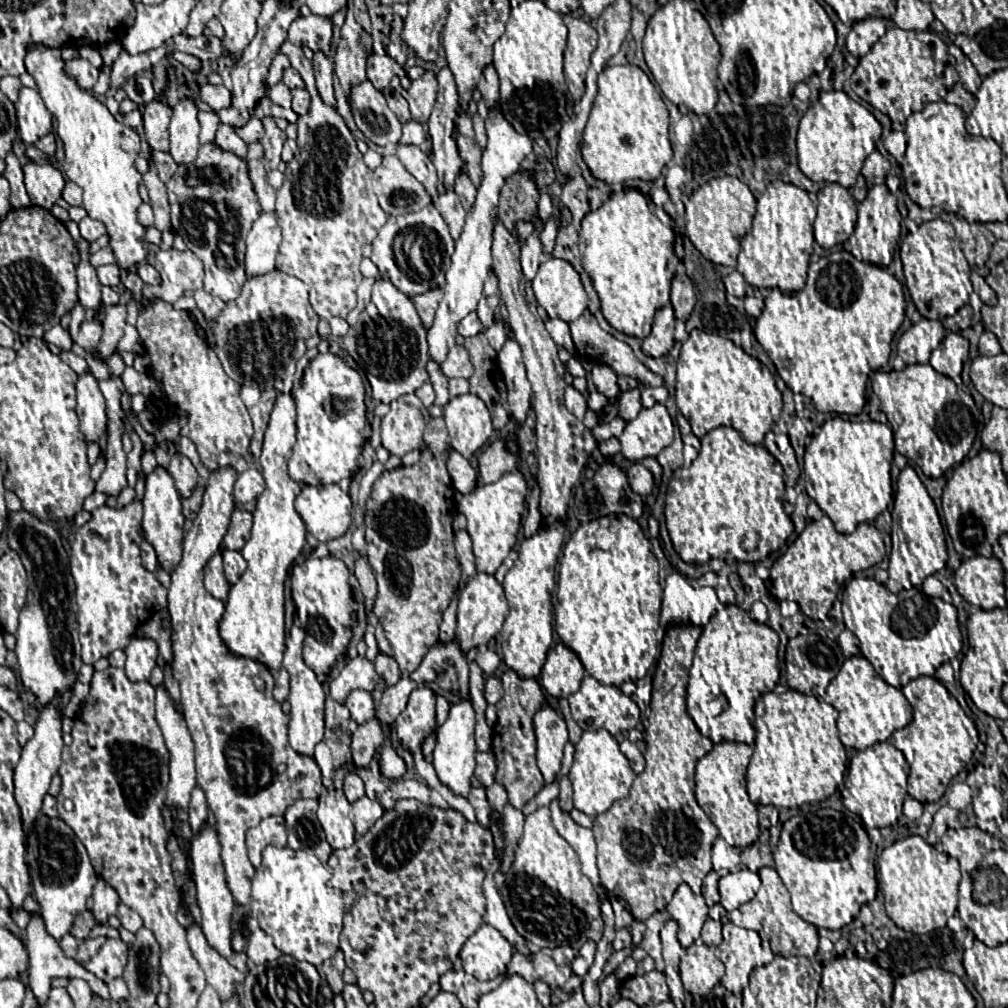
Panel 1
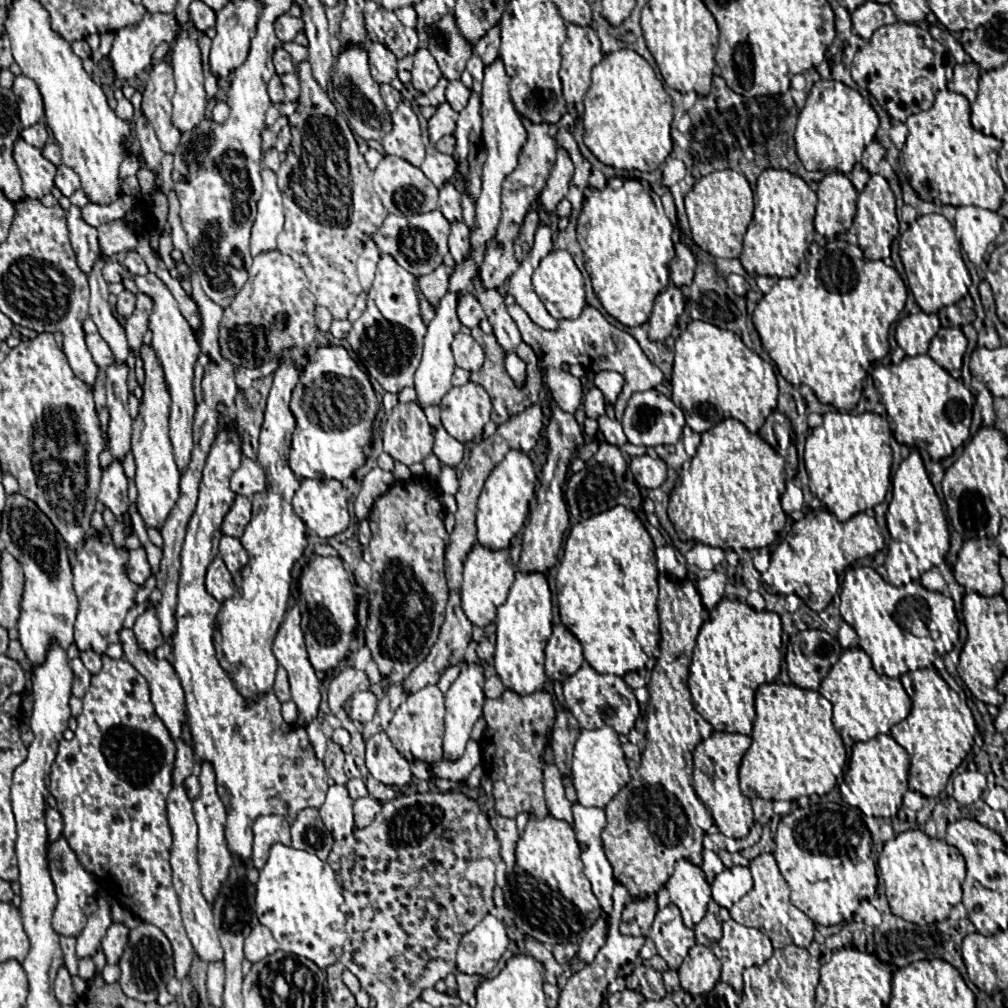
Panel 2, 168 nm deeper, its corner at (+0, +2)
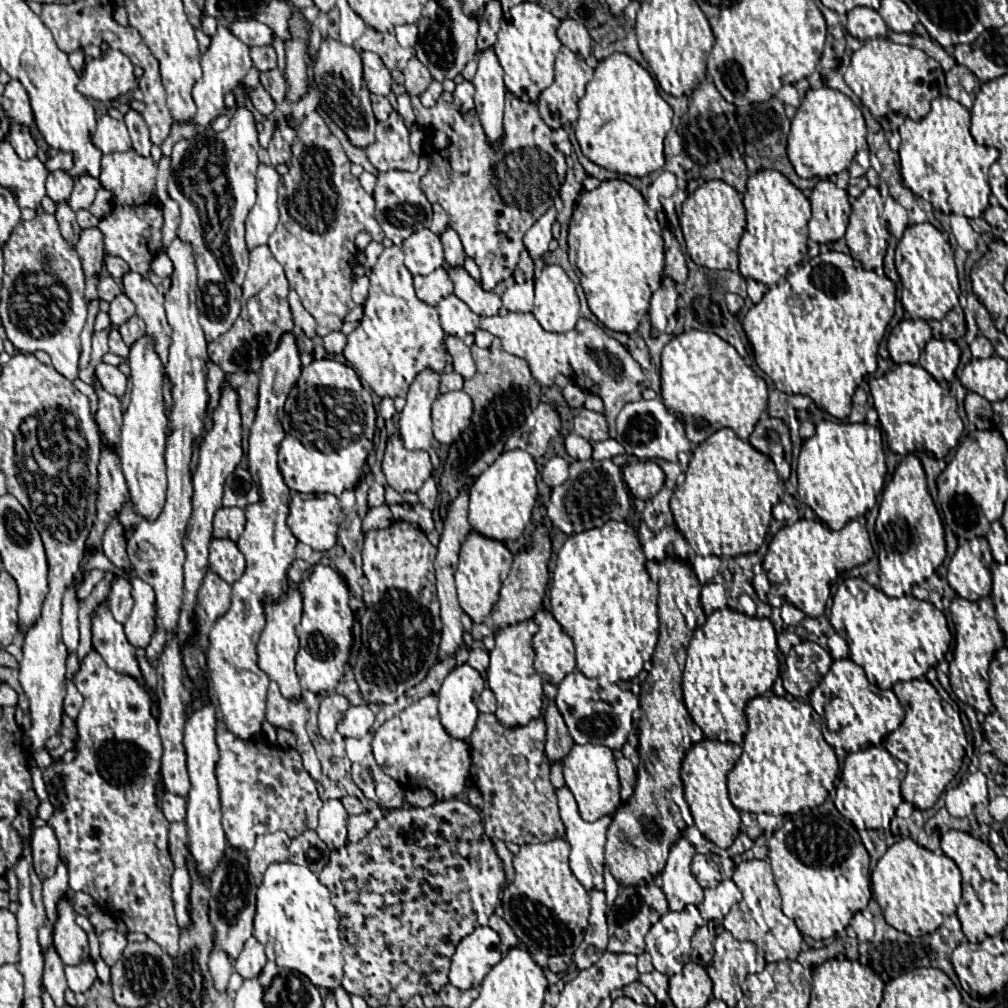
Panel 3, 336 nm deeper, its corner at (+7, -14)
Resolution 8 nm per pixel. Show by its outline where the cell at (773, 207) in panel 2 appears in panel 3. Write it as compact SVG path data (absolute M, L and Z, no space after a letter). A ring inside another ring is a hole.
M761 170L749 178L743 204L747 210L747 226L739 242L739 272L745 278L773 286L807 254L807 222L811 218L809 200L781 172Z

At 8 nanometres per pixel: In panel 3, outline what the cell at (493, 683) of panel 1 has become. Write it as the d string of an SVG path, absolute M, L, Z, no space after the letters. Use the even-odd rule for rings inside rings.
M485 688L485 690L481 692L481 696L479 696L479 700L477 700L477 708L479 708L479 712L487 712L487 714L491 714L491 712L497 710L495 696L493 696L493 692L491 692L489 688Z

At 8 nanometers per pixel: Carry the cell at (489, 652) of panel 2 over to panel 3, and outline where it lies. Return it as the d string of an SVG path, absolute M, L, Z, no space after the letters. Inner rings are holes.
M473 648L473 650L469 652L467 664L469 664L471 668L475 668L477 672L485 672L485 668L489 666L489 652L483 650L483 648Z

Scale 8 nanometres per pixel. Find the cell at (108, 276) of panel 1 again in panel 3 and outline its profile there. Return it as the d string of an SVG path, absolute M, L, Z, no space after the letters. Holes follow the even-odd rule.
M109 274L101 276L101 280L97 284L97 290L99 290L99 298L107 300L107 302L111 302L117 294L121 294L121 286Z

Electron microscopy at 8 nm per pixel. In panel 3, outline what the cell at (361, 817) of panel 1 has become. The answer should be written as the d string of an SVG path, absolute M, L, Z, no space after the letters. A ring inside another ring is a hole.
M367 814L349 816L347 818L347 830L349 830L349 842L359 842L363 836L369 834L369 830L375 826L375 822Z

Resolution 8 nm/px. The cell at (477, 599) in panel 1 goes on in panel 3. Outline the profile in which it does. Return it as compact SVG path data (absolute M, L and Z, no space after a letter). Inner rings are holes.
M471 532L461 546L459 554L459 568L455 572L455 584L457 584L457 596L459 596L459 606L461 610L475 622L481 624L485 618L493 614L493 608L497 604L497 596L501 590L503 578L509 574L513 562L513 554L507 550L503 542L489 540L477 532Z

